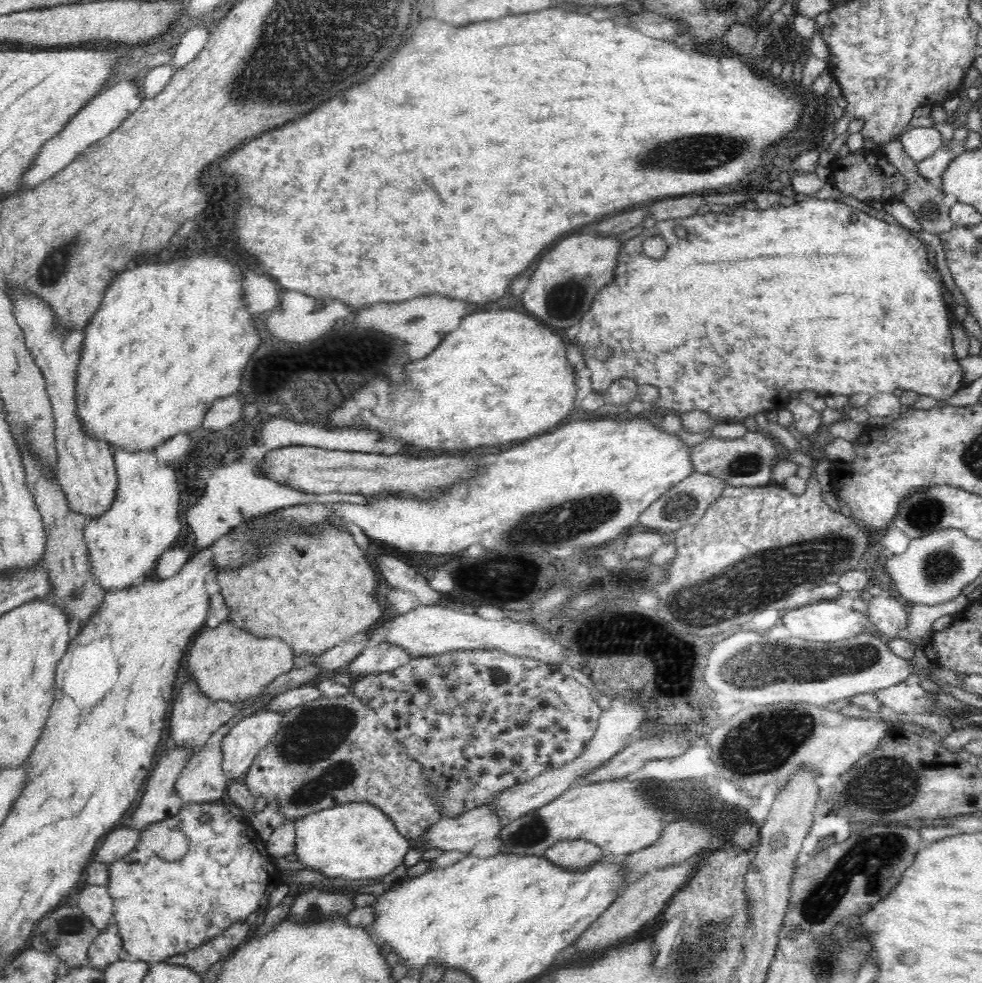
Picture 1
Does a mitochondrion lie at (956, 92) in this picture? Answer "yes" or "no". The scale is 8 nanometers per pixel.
no

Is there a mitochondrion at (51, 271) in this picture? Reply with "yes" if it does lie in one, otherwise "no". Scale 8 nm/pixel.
yes

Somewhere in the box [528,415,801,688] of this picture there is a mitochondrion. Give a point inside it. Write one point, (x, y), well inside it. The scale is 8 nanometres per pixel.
(621, 579)

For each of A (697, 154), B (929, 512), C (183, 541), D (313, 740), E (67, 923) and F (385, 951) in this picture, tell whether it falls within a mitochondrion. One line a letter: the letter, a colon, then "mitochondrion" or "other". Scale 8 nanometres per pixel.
A: mitochondrion
B: mitochondrion
C: other
D: mitochondrion
E: mitochondrion
F: other

